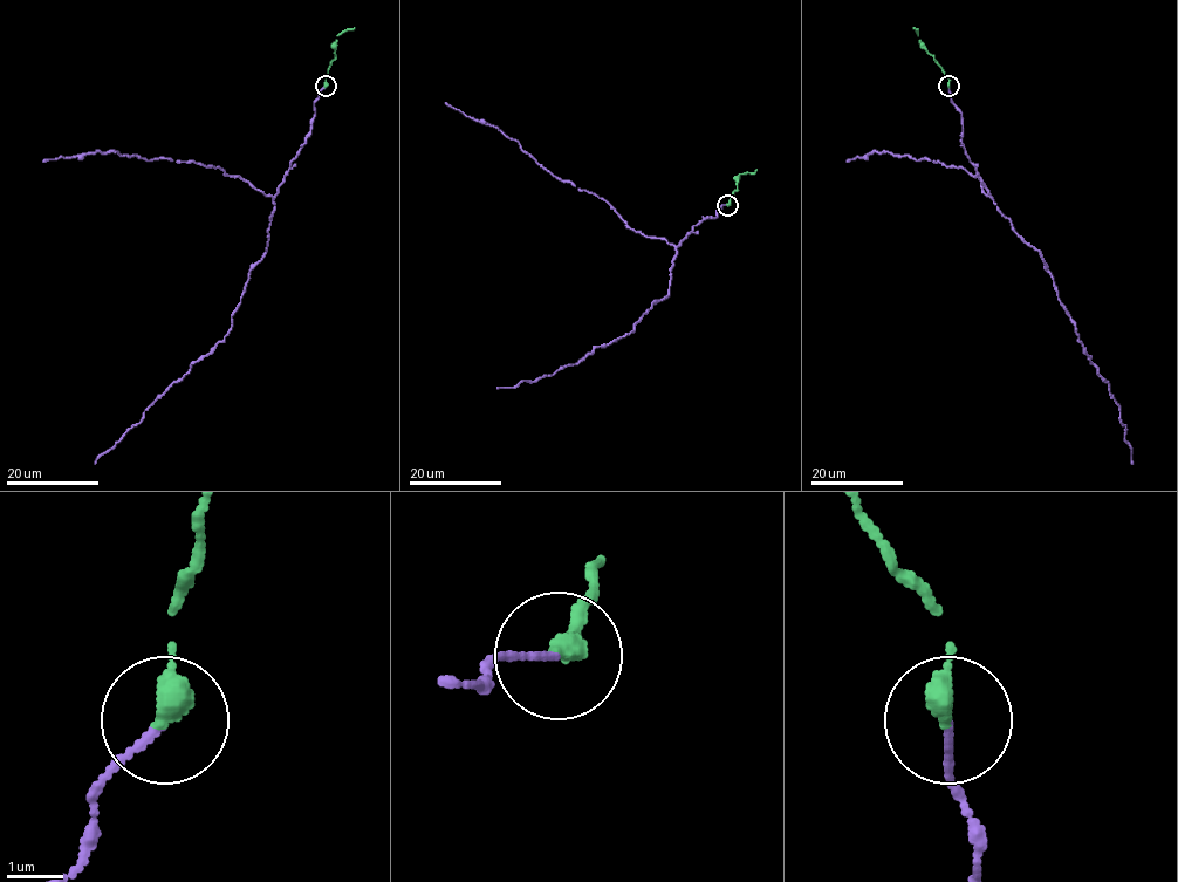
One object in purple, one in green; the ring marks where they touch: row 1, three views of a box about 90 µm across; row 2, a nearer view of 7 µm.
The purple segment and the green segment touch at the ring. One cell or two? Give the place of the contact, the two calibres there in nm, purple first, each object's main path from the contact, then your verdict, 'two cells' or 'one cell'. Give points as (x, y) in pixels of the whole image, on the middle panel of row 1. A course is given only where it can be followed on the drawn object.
place (727, 205); calibres 110 and 420 nm; course purple (727, 205), (679, 243), (669, 294), (652, 303), (634, 332), (552, 375), (497, 389); course green (727, 205), (737, 190), (739, 173), (757, 169); one cell

